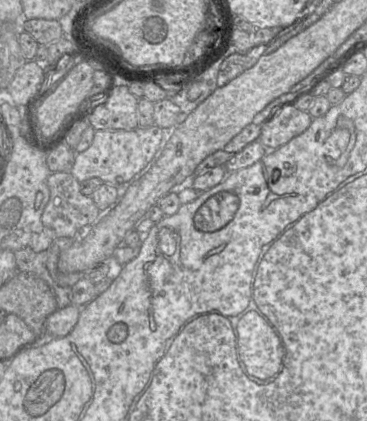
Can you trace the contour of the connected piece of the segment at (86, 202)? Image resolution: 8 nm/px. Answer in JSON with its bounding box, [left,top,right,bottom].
[41,172,100,238]

